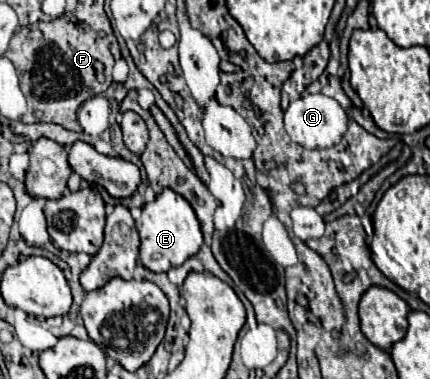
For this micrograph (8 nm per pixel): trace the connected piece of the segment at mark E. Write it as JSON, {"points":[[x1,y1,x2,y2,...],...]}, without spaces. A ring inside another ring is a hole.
{"points":[[170,188,156,196,154,202,144,204,142,216,136,220,136,228,142,240,140,260,152,272,168,272,170,268,184,264,202,246,202,230,198,218,194,216,194,210,180,194]]}

